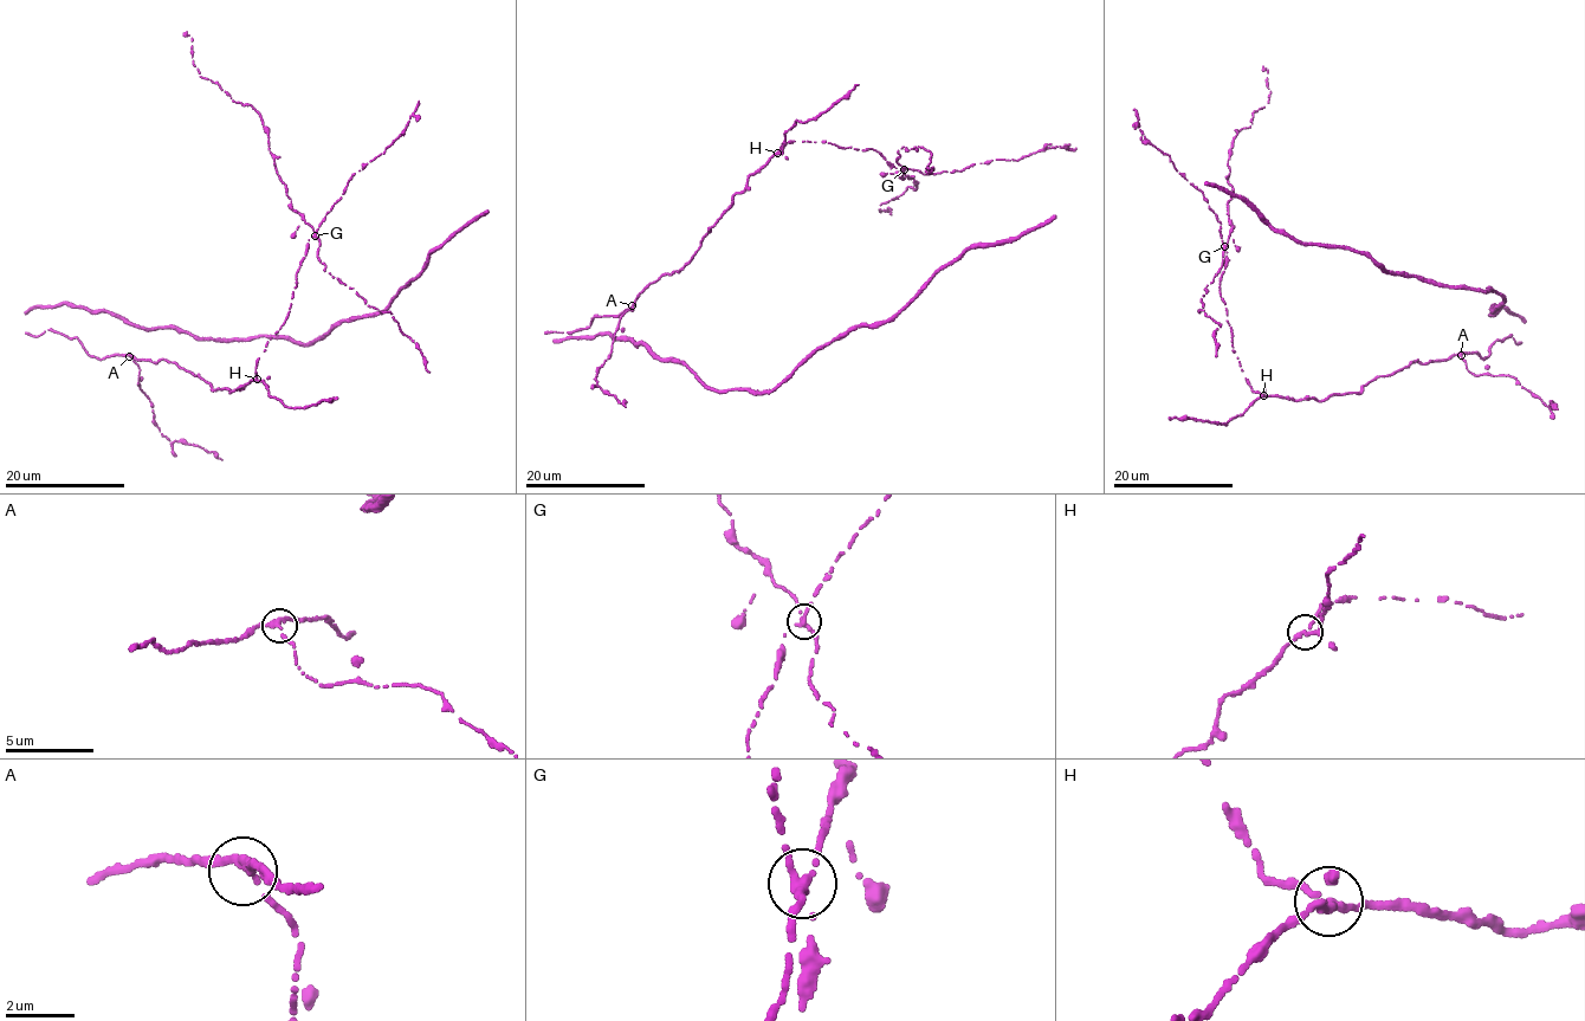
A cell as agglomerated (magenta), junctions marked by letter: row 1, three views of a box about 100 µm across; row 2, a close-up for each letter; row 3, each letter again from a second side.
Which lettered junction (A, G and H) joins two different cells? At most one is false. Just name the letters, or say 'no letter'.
G

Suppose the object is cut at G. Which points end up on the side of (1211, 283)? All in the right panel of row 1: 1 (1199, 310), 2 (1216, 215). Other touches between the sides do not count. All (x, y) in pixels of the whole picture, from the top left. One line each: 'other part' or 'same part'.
1: same part
2: other part

